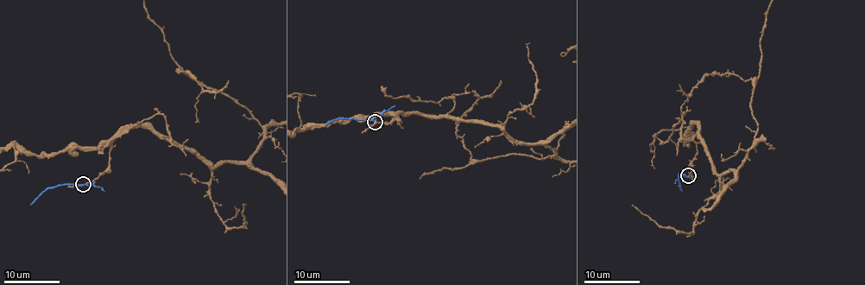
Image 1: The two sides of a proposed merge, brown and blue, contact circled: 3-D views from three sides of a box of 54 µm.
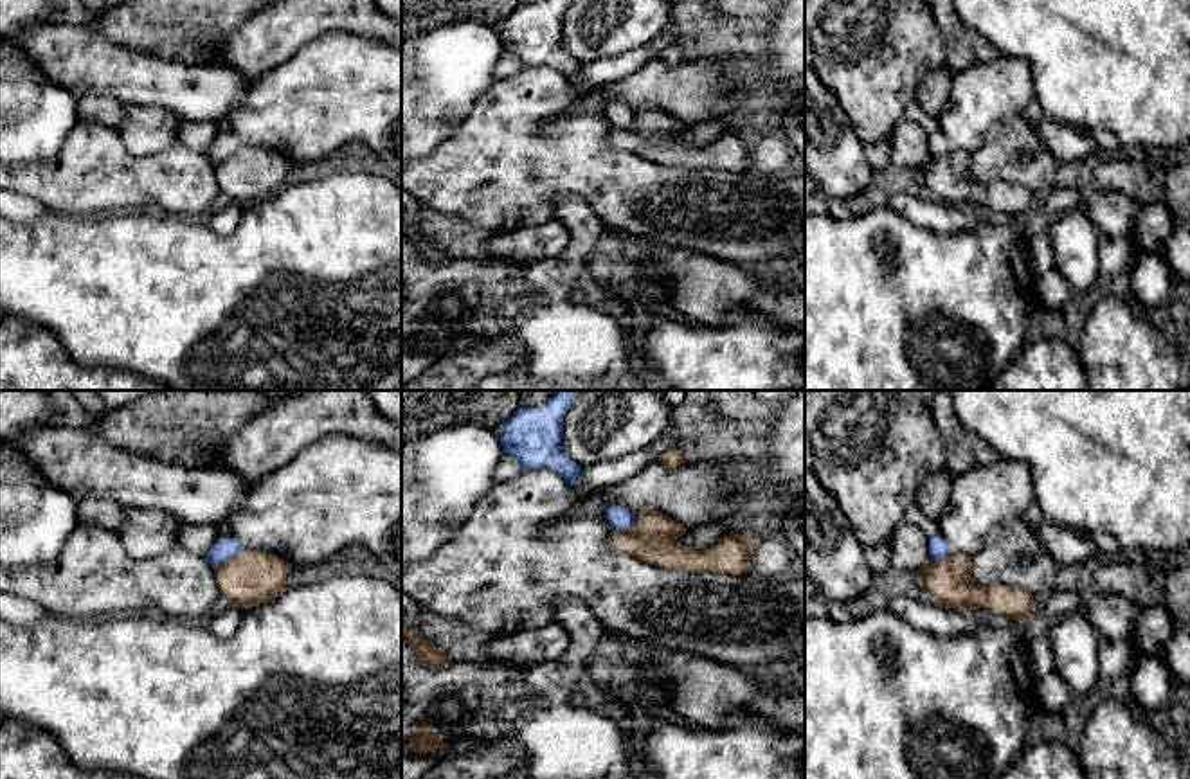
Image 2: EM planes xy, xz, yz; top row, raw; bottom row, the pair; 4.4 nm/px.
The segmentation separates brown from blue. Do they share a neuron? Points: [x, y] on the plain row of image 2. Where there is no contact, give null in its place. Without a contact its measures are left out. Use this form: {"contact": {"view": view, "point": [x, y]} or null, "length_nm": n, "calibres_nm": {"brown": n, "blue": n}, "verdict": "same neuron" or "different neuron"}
{"contact": {"view": "xz", "point": [631, 126]}, "length_nm": 140, "calibres_nm": {"brown": 200, "blue": 110}, "verdict": "different neuron"}

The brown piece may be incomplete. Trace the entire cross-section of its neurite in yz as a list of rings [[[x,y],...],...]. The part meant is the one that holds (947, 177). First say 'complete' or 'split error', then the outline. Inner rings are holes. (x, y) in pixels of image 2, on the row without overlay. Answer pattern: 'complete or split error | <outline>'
complete | [[[951,149],[943,157],[925,158],[916,167],[918,178],[945,205],[983,205],[1015,219],[1033,218],[1033,193],[1019,184],[979,184],[970,175],[972,153]]]

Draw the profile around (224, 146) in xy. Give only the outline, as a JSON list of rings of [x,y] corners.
[[[346,32],[319,36],[288,63],[248,81],[241,104],[216,121],[220,135],[205,153],[212,166],[241,148],[261,148],[284,153],[292,162],[335,160],[358,148],[376,167],[401,185],[401,47]]]

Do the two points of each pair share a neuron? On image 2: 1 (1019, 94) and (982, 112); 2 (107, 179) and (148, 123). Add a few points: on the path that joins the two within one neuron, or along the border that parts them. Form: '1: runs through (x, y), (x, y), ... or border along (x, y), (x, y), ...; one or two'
1: runs through (1010, 94), (1000, 94), (991, 103); one
2: border along (116, 128), (135, 155), (170, 148); two

